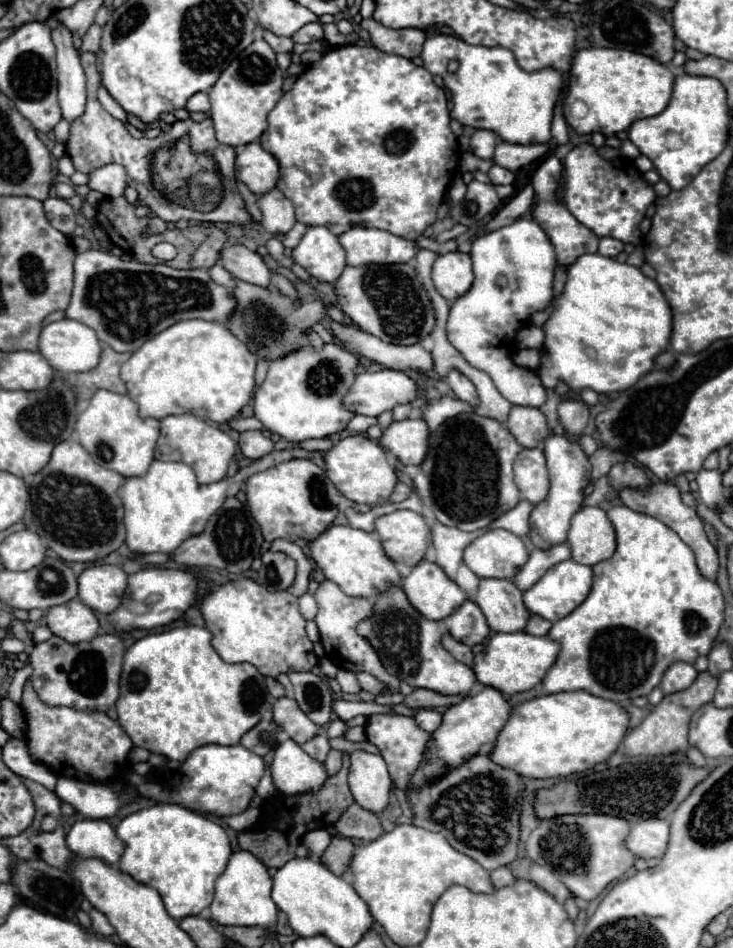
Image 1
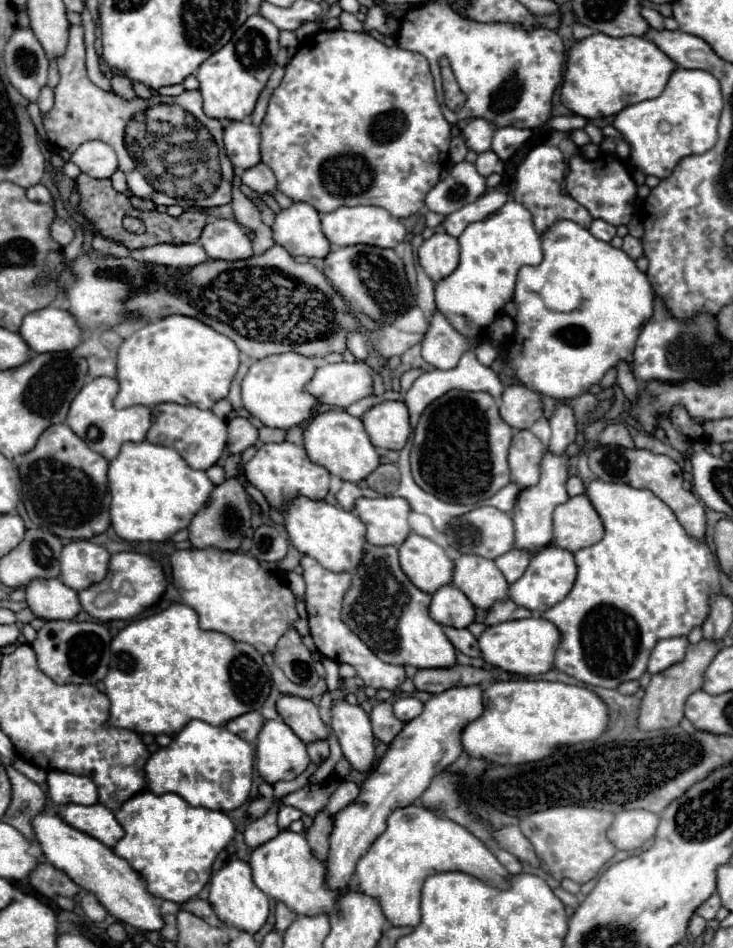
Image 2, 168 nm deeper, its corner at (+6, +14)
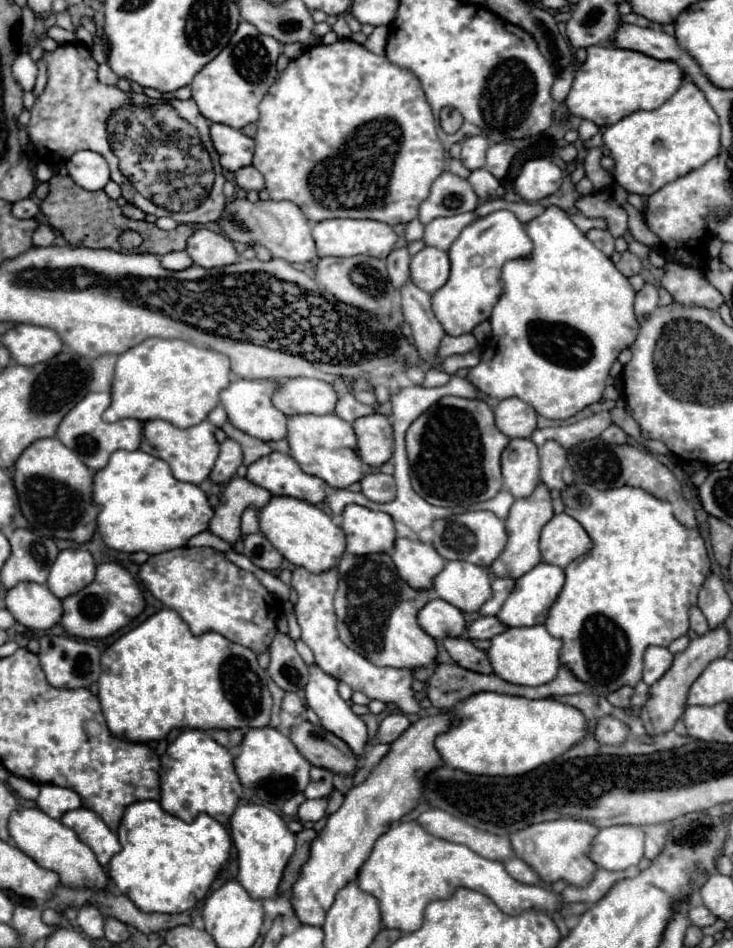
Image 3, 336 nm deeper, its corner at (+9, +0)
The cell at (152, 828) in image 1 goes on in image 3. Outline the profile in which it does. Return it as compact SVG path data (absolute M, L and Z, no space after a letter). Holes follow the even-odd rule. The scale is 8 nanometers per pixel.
M159 801L129 805L117 835L121 851L109 863L109 877L145 913L191 911L209 893L213 879L231 853L231 835L221 823L209 815L185 823L163 811Z

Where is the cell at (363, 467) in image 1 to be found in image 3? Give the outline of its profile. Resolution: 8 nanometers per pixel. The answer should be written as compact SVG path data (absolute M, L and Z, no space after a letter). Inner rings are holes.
M291 415L287 429L291 455L305 473L323 479L335 489L347 489L363 479L363 461L357 455L357 435L351 423L337 415Z

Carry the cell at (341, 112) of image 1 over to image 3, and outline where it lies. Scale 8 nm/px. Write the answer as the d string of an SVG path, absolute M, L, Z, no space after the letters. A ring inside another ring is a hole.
M339 39L333 45L313 45L303 51L301 57L293 59L285 71L279 73L273 87L269 87L265 99L259 103L259 121L257 121L257 135L255 135L255 157L253 167L265 177L267 193L273 201L291 201L301 207L301 211L307 215L309 221L325 221L325 219L375 219L383 221L387 225L399 225L409 223L417 217L419 205L429 197L429 187L445 171L445 149L437 137L435 119L431 113L431 107L425 99L425 93L421 89L421 81L417 75L409 69L393 65L385 55L375 55L367 51L363 45L351 41L351 39Z

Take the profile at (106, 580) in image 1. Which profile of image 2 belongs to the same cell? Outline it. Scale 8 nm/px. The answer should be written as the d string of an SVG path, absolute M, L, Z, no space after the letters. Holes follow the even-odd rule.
M70 541L60 555L60 579L74 591L100 583L108 571L110 553L92 541Z

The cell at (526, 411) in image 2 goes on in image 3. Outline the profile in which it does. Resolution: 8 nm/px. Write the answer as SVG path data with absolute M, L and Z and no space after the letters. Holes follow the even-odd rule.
M509 397L495 407L495 425L509 439L531 437L537 427L537 413L529 407L529 403Z

